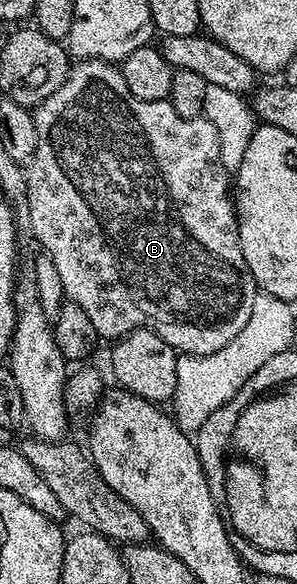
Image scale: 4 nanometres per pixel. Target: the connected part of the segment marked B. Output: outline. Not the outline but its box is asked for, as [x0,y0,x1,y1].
[26,58,256,354]

